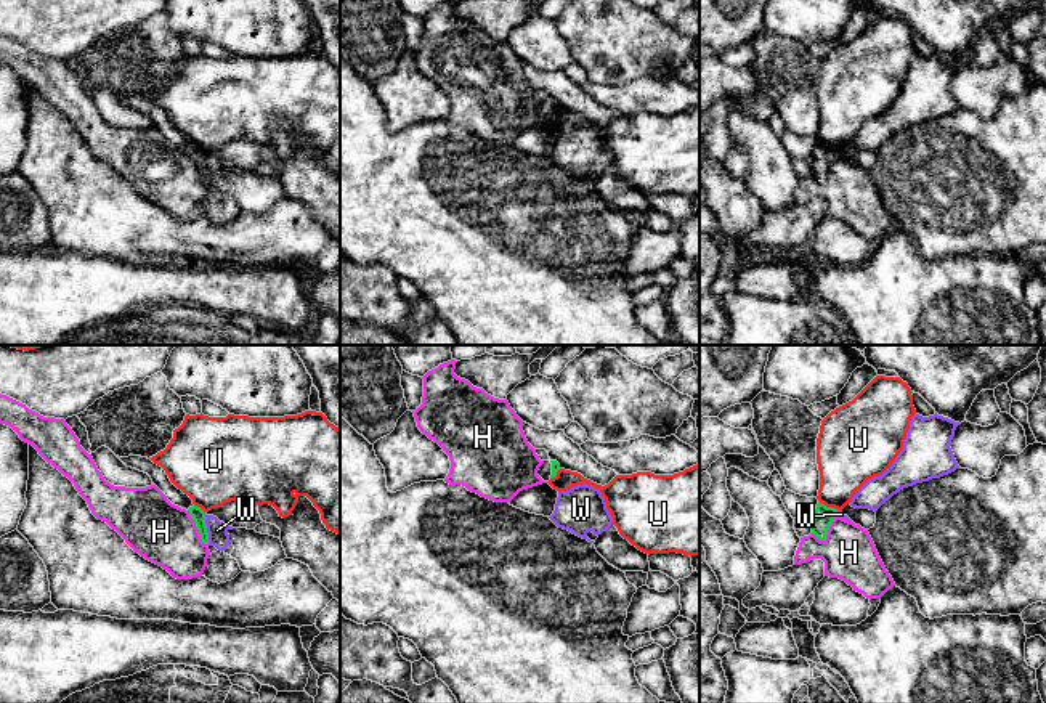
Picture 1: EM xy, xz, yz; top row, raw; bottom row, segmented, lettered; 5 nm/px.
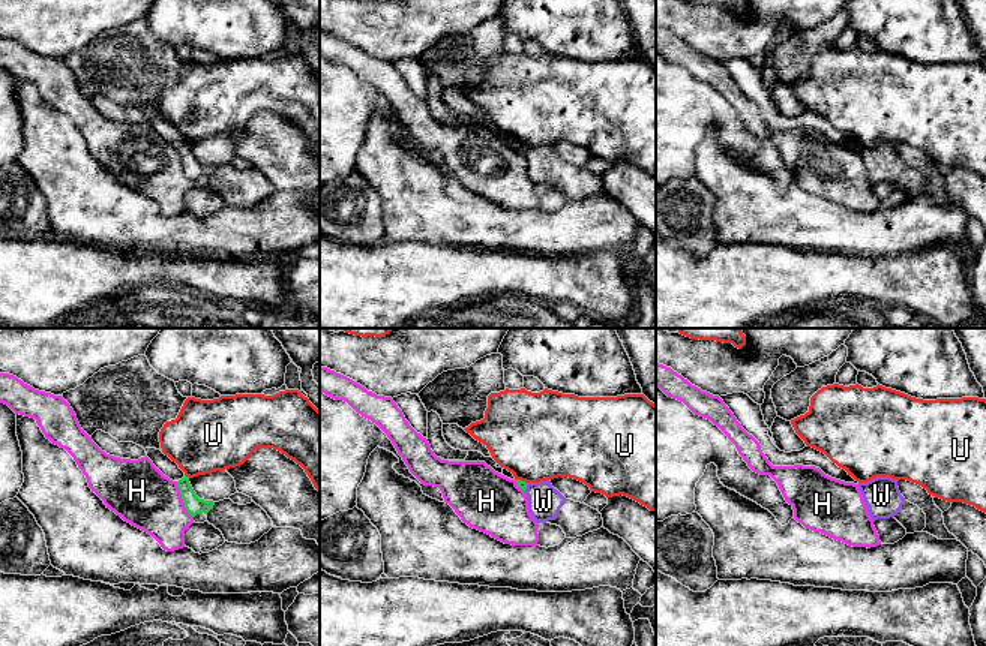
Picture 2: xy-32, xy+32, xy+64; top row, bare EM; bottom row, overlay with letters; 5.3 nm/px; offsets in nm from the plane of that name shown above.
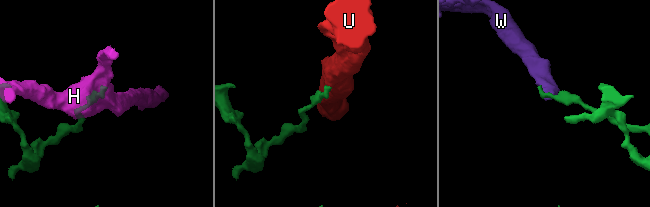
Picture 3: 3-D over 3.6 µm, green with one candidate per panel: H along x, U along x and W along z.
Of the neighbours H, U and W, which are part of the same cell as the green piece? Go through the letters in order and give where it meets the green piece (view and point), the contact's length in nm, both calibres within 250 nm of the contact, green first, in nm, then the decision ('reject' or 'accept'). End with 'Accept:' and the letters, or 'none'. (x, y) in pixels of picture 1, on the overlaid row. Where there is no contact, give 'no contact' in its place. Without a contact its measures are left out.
H: meets green in yz at (827, 533); contact 170 nm long; 100 nm thick on the green side, 260 nm on the other; reject
U: meets green in yz at (828, 507); contact 120 nm long; 100 nm thick on the green side, 280 nm on the other; reject
W: meets green in xy at (206, 530); contact 160 nm long; 70 nm thick on the green side, 100 nm on the other; reject
Accept: none

